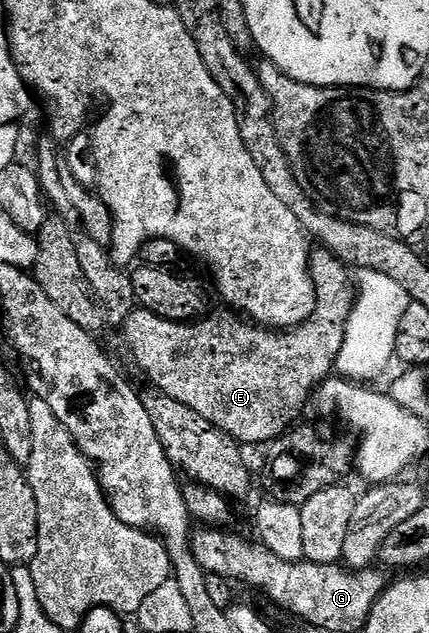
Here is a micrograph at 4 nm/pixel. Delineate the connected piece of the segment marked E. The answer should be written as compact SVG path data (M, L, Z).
M318 247L311 252L310 278L318 291L318 325L307 323L289 331L271 331L233 312L211 312L193 323L166 321L152 311L137 307L128 316L124 326L126 345L139 371L154 384L151 386L157 392L176 399L176 403L184 403L184 407L192 407L196 415L208 419L208 423L234 438L239 446L262 445L265 441L270 443L287 432L290 412L300 408L306 396L314 388L315 392L335 372L352 304L352 277L346 273L349 273L347 266L328 250Z

